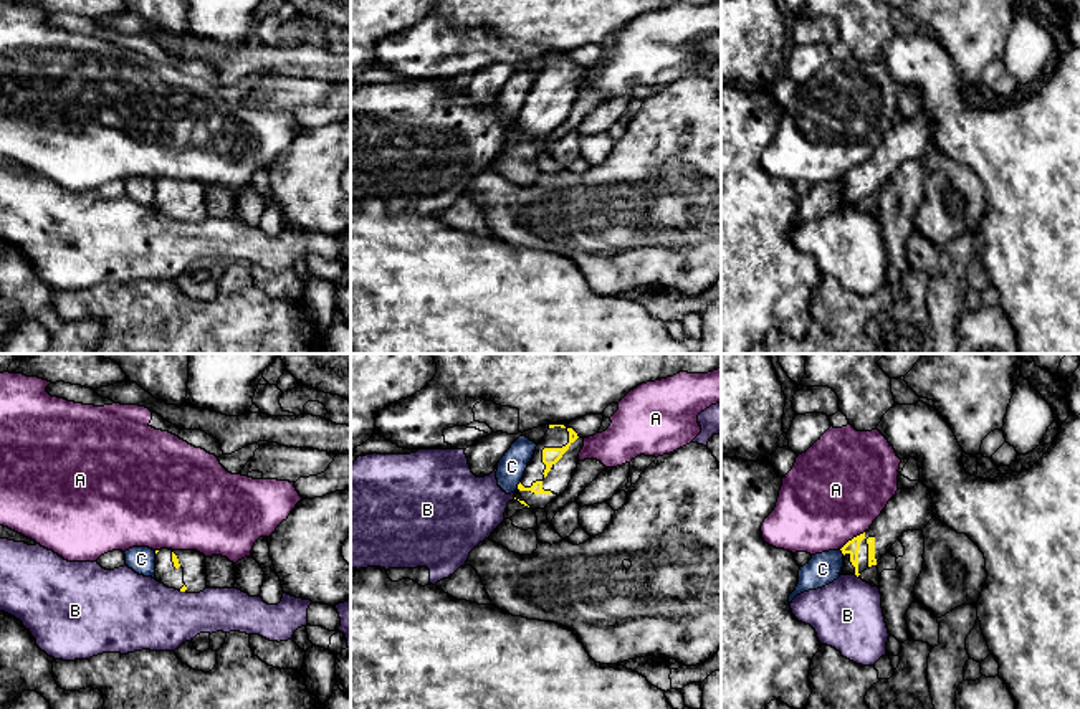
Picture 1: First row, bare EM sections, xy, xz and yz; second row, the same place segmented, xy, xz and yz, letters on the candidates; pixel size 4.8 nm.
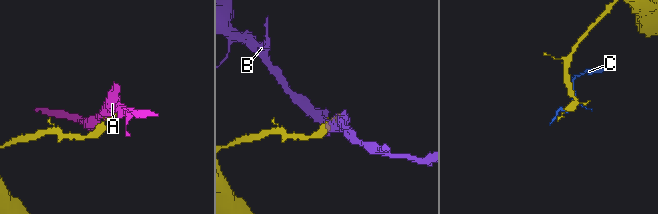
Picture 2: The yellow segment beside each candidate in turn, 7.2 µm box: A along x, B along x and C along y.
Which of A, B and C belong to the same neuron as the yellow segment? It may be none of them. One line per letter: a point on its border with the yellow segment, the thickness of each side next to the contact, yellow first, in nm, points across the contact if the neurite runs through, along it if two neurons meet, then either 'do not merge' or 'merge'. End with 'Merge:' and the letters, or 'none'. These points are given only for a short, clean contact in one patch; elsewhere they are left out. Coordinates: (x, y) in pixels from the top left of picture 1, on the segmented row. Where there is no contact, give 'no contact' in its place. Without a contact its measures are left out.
A: meets yellow in yz at (854, 537); 70 nm thick on the yellow side, 480 nm on the other; do not merge
B: meets yellow in yz at (857, 575); 70 nm thick on the yellow side, 340 nm on the other; do not merge
C: meets yellow in xz at (518, 485); 60 nm thick on the yellow side, 140 nm on the other; do not merge
Merge: none

